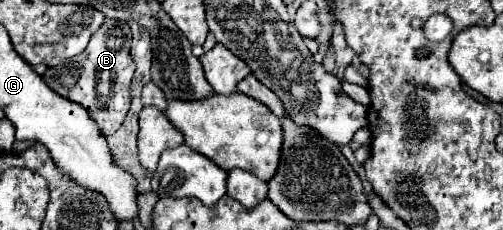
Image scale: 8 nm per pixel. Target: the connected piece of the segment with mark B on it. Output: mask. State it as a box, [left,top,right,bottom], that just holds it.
[43,20,135,136]

